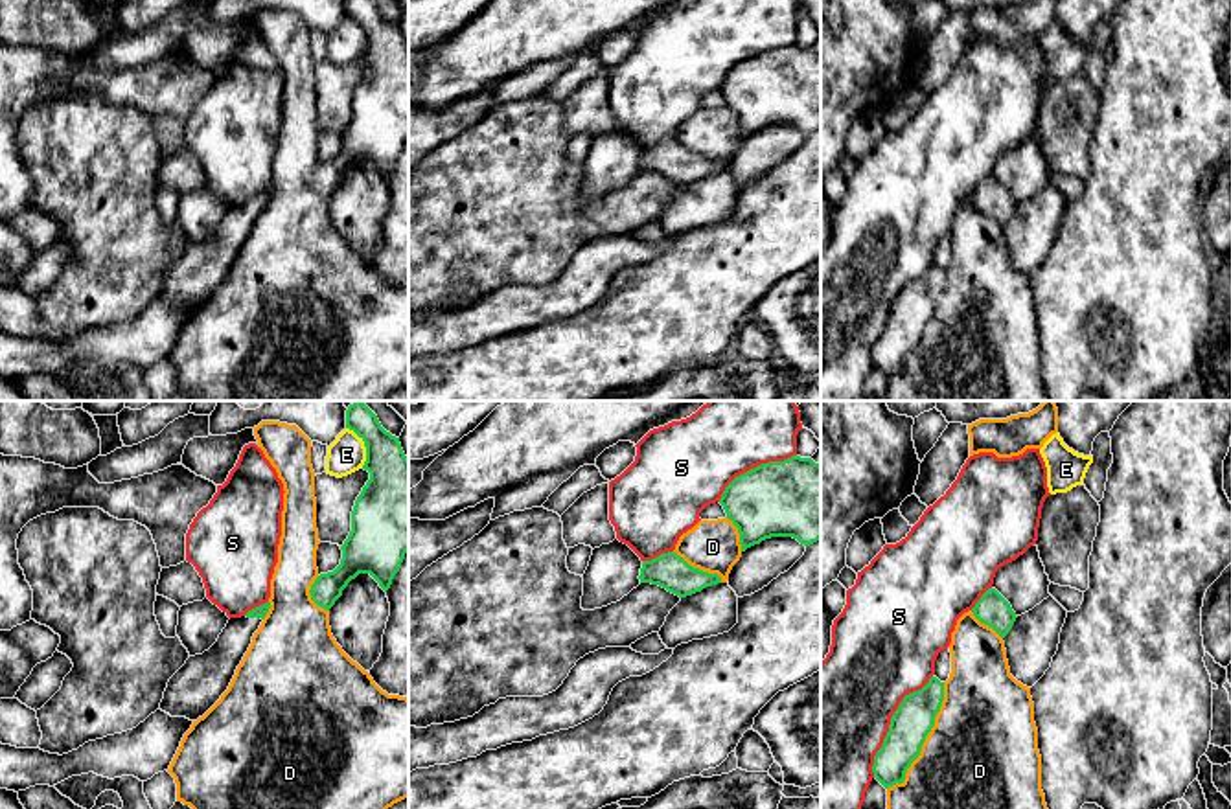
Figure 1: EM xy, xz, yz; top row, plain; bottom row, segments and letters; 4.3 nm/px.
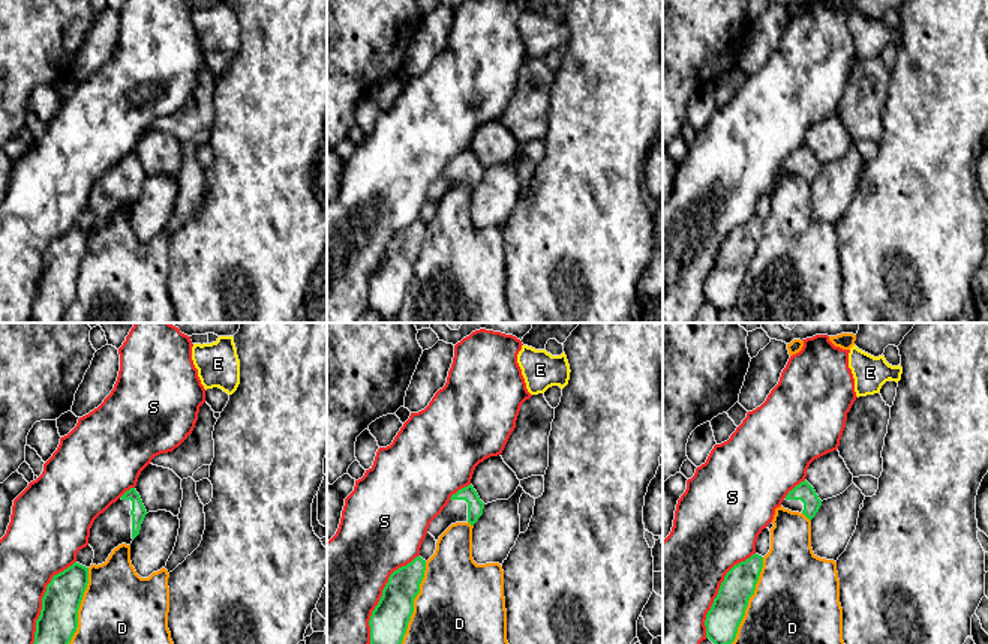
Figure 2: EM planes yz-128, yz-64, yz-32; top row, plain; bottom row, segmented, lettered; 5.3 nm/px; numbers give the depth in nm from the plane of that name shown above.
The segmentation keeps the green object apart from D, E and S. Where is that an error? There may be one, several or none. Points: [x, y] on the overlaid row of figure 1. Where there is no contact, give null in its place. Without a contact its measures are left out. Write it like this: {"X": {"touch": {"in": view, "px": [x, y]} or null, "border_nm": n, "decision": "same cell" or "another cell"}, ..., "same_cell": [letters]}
{"D": {"touch": {"in": "yz", "px": [924, 740]}, "border_nm": 550, "decision": "another cell"}, "E": {"touch": {"in": "xy", "px": [365, 445]}, "border_nm": 200, "decision": "another cell"}, "S": {"touch": {"in": "yz", "px": [891, 723]}, "border_nm": 500, "decision": "another cell"}, "same_cell": []}

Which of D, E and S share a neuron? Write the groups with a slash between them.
D / E / S

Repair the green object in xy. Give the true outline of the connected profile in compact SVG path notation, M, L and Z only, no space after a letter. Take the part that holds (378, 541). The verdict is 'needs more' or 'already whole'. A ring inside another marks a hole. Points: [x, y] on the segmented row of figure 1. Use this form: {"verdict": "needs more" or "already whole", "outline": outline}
{"verdict": "already whole", "outline": "M362 401L348 406L346 428L364 441L366 461L362 469L370 473L370 480L355 500L351 531L340 546L340 564L333 572L320 574L311 585L311 599L326 610L335 605L348 583L359 574L370 574L386 592L408 552L408 458L401 449L399 438L386 432Z"}

